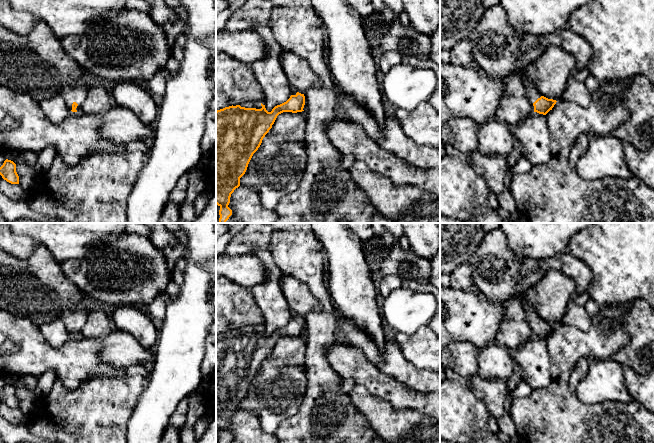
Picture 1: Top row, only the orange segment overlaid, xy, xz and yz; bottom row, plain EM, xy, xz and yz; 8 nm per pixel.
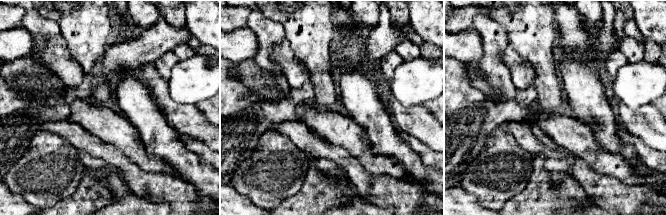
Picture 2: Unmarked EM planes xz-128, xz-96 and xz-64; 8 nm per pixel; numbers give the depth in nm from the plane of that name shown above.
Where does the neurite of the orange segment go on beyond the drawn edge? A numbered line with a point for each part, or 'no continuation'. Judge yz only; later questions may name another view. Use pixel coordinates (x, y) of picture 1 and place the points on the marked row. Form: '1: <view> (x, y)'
1: yz (531, 92)

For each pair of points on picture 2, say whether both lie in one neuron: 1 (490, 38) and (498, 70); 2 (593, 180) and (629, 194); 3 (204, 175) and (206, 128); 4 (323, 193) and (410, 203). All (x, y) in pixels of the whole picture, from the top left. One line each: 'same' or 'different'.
1: same
2: same
3: different
4: different

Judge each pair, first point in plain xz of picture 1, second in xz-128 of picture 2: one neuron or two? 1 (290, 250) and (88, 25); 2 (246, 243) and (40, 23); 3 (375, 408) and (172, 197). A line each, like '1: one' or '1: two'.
1: one
2: two
3: one

